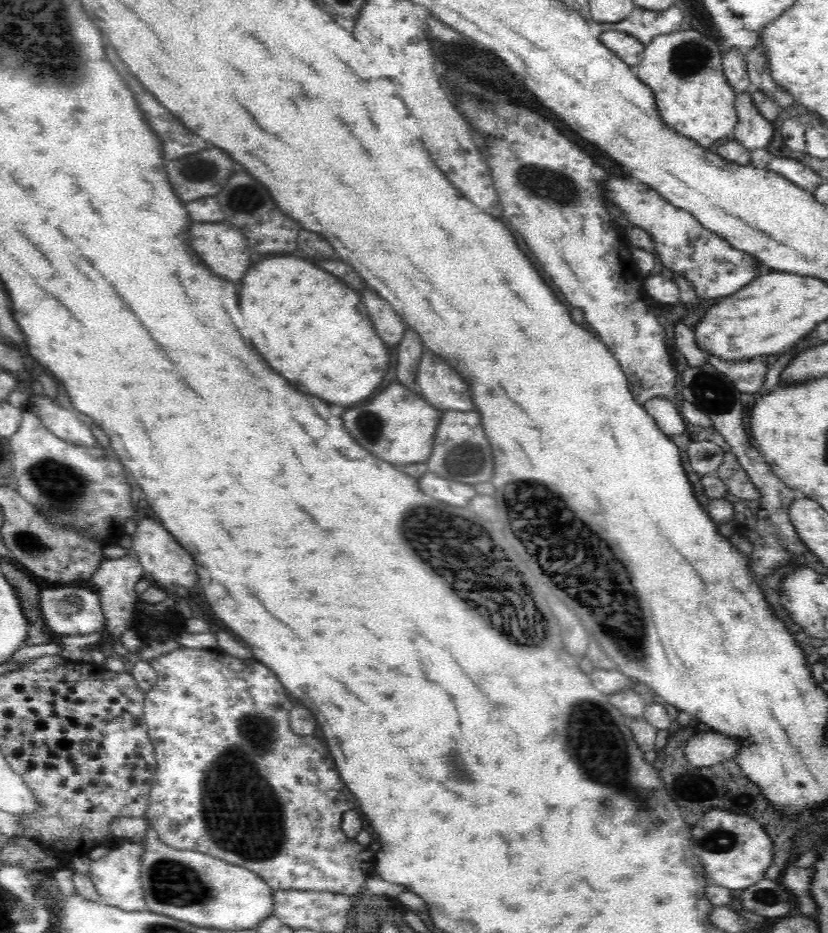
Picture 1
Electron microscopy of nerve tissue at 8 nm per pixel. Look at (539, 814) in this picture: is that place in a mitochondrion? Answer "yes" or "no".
no

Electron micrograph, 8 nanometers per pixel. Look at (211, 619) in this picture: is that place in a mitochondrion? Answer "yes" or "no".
no

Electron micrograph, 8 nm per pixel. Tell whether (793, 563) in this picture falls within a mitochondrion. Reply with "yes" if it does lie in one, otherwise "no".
no

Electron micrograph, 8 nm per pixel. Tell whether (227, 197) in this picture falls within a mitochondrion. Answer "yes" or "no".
yes

